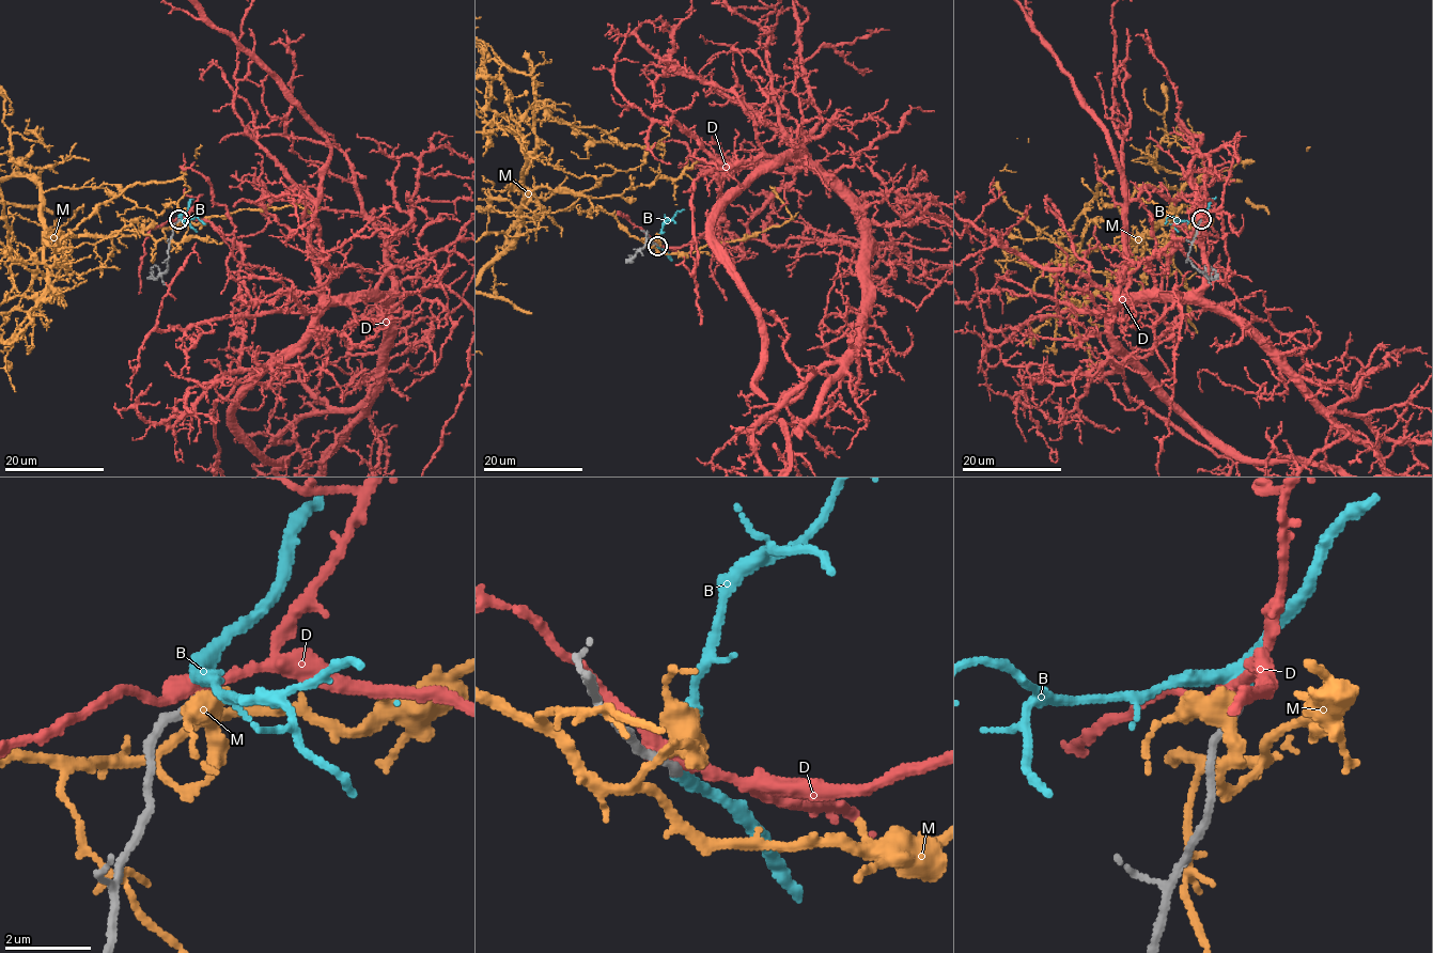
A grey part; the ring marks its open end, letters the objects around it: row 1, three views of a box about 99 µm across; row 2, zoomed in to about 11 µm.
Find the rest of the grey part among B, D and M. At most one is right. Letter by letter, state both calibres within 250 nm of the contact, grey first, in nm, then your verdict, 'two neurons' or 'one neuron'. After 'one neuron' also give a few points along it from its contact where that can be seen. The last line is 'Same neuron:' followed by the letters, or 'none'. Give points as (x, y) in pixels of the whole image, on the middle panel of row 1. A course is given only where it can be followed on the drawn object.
B: 200 nm thick on the grey side, 320 nm on the other; one neuron; it runs (657, 246), (662, 227), (684, 209)
D: 220 nm thick on the grey side, 380 nm on the other; two neurons
M: 260 nm thick on the grey side, 420 nm on the other; two neurons
Same neuron: B

